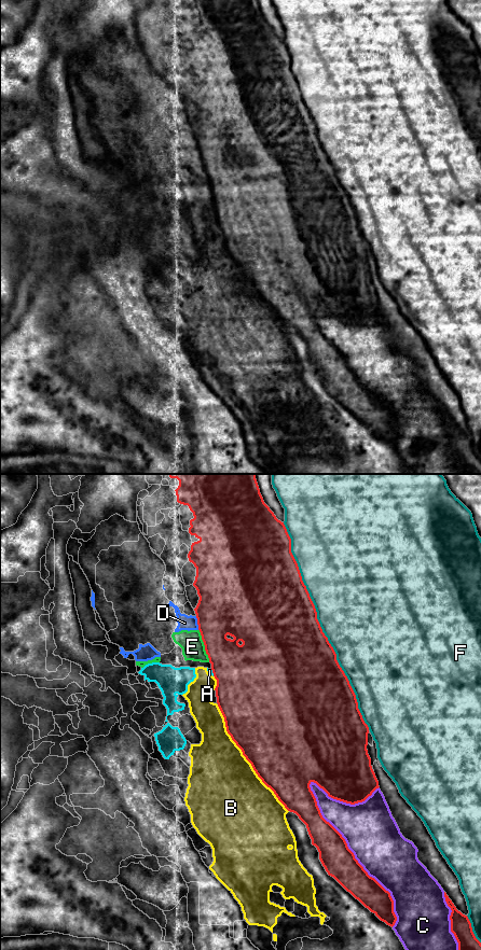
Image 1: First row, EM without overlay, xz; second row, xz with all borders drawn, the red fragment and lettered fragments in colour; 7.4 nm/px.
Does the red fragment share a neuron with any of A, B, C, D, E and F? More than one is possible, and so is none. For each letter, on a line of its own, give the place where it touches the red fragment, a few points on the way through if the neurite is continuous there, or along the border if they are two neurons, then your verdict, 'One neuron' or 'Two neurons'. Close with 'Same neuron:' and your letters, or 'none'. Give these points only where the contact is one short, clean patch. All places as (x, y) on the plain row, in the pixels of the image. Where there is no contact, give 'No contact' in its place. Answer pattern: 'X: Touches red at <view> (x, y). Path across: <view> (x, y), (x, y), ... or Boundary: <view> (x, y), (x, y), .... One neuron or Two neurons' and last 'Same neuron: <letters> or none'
A: Touches red at xz (212, 190). Boundary: xz (210, 186), (214, 193). Two neurons
B: Touches red at xz (246, 276). Two neurons
C: Touches red at xz (354, 373). Two neurons
D: Touches red at xz (197, 140). Boundary: xz (195, 134), (198, 147). Two neurons
E: Touches red at xz (204, 162). Two neurons
F: Touches red at xz (319, 143). Two neurons
Same neuron: none

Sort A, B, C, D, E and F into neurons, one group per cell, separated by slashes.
A B D E / C / F

